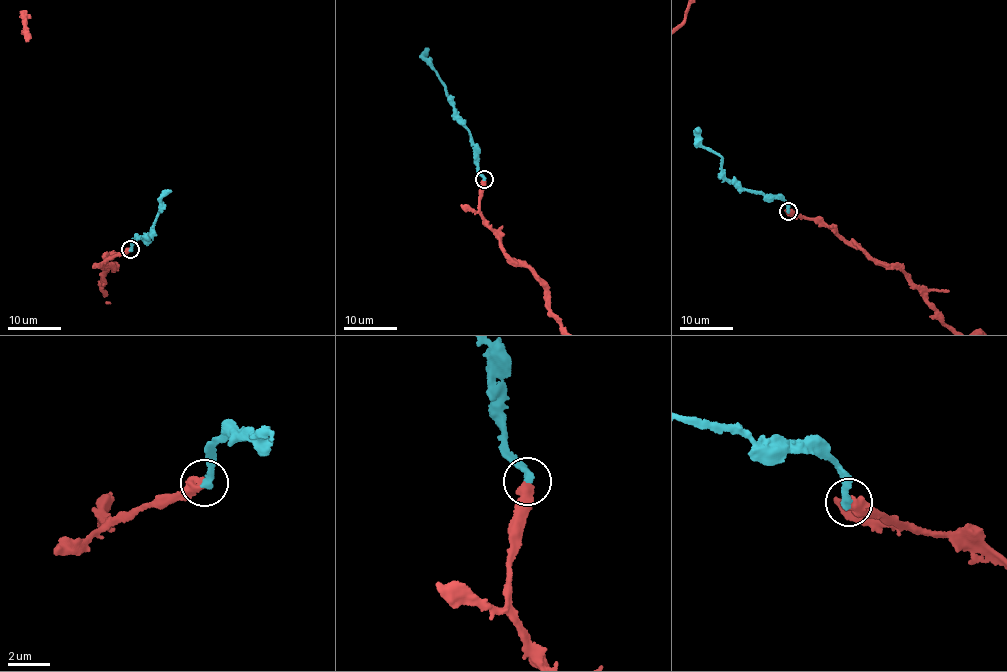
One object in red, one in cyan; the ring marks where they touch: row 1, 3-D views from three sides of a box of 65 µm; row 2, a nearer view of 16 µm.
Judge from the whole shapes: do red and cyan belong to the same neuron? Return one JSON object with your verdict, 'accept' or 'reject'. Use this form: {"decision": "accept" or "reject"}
{"decision": "accept"}

